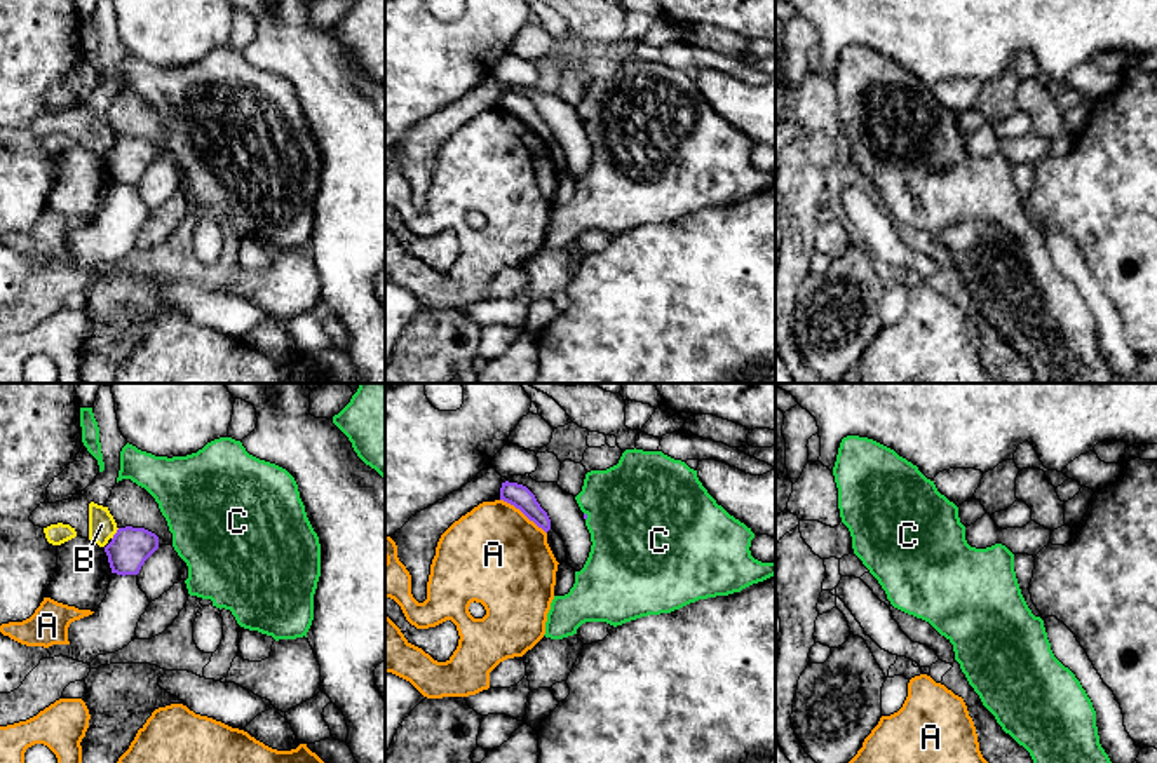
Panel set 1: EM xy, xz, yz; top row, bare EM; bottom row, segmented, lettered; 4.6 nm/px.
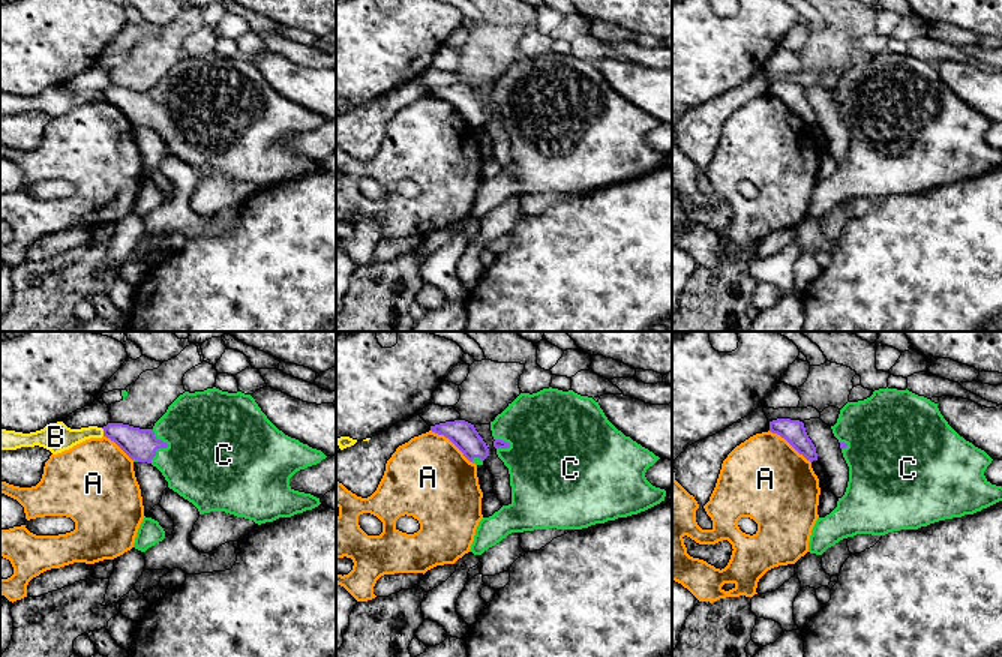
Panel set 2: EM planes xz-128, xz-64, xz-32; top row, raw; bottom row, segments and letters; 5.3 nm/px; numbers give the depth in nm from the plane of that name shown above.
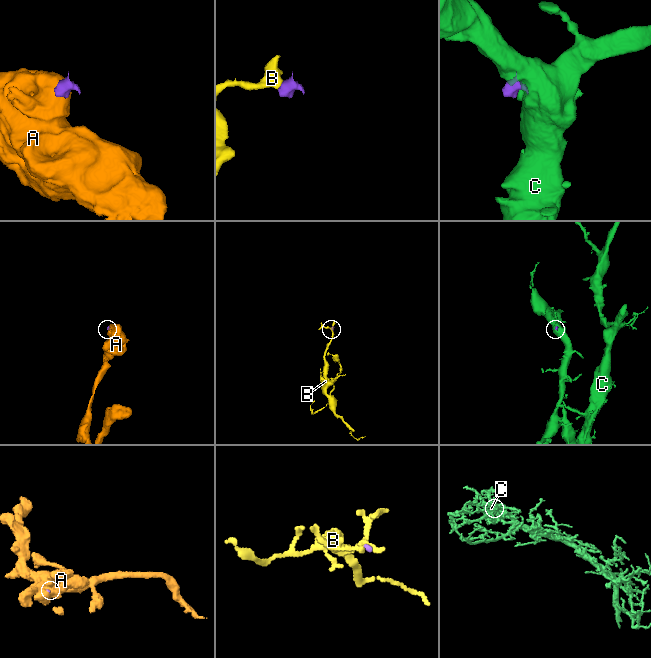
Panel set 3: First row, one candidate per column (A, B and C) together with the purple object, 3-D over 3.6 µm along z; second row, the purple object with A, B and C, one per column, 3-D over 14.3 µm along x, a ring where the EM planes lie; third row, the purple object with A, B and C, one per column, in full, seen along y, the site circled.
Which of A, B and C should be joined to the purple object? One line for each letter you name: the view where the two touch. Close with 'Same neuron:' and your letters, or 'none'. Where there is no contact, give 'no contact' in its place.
C: contact in xz
Same neuron: C

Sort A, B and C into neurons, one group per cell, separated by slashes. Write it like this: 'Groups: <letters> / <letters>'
Groups: A / B / C

